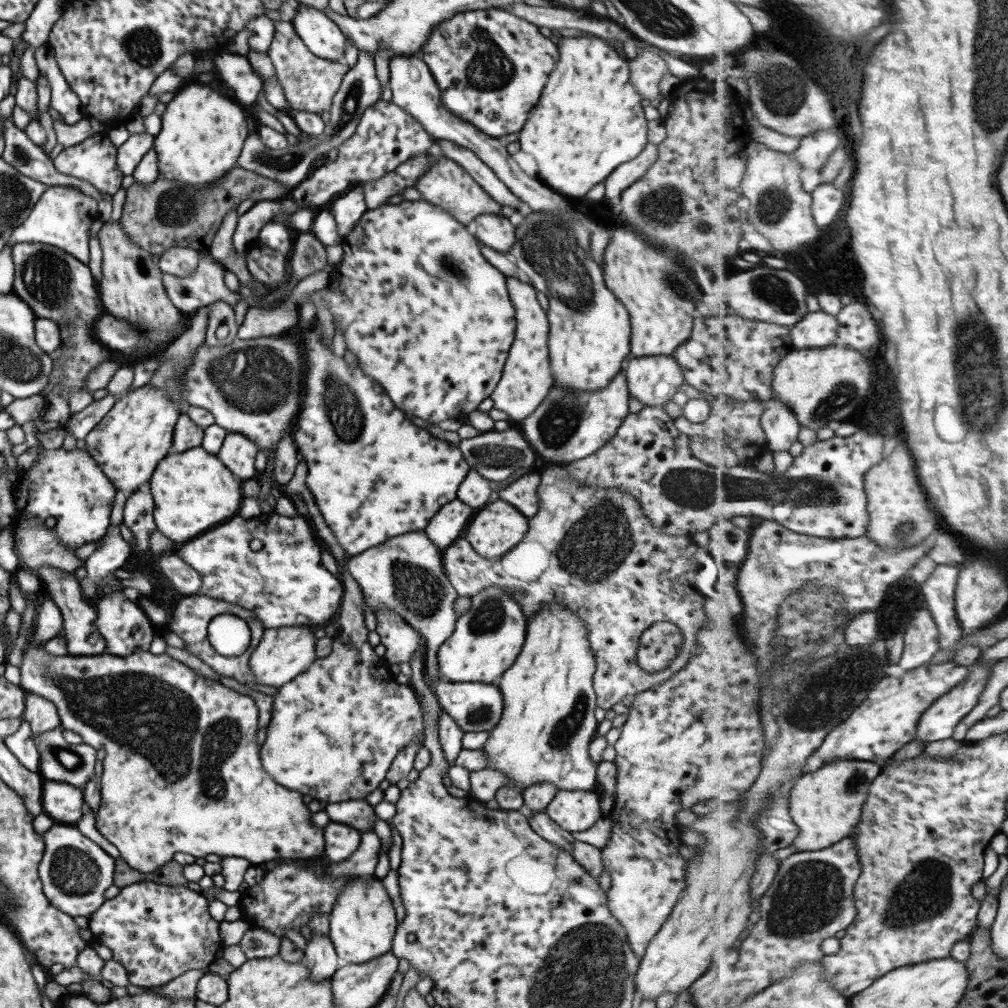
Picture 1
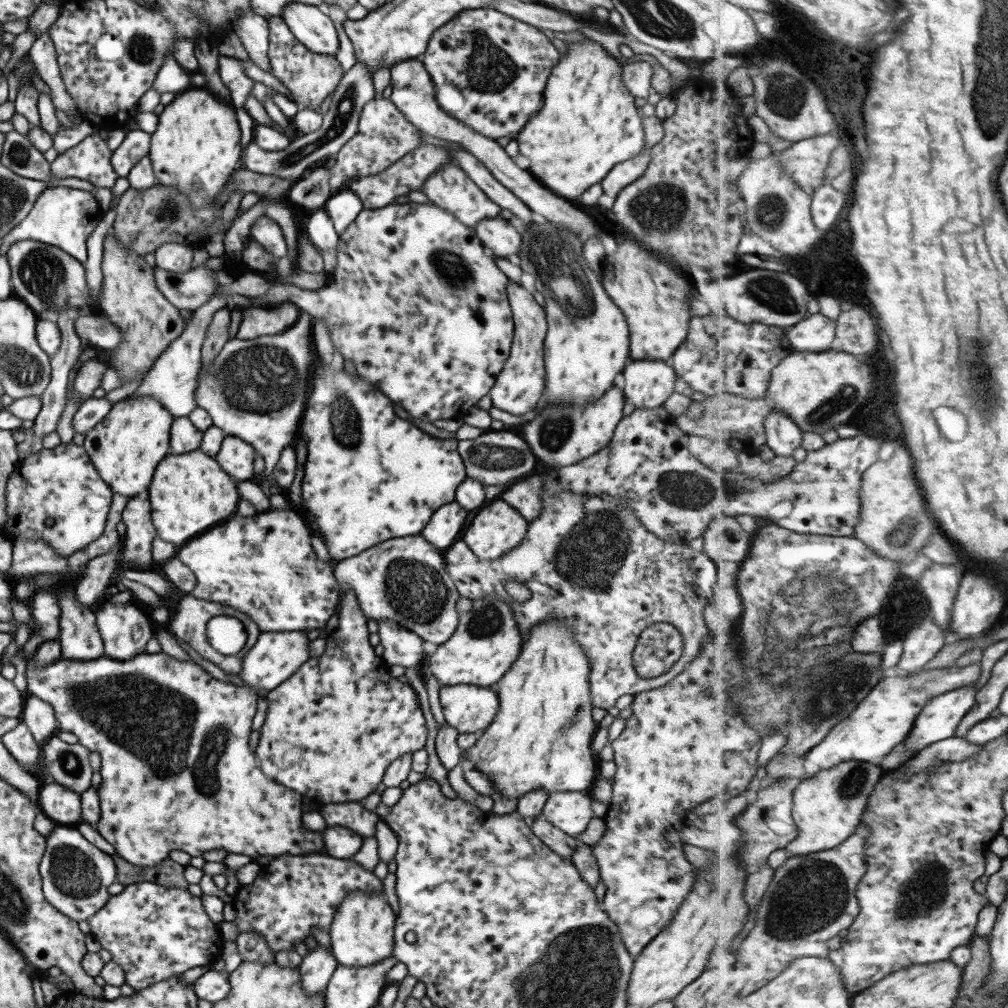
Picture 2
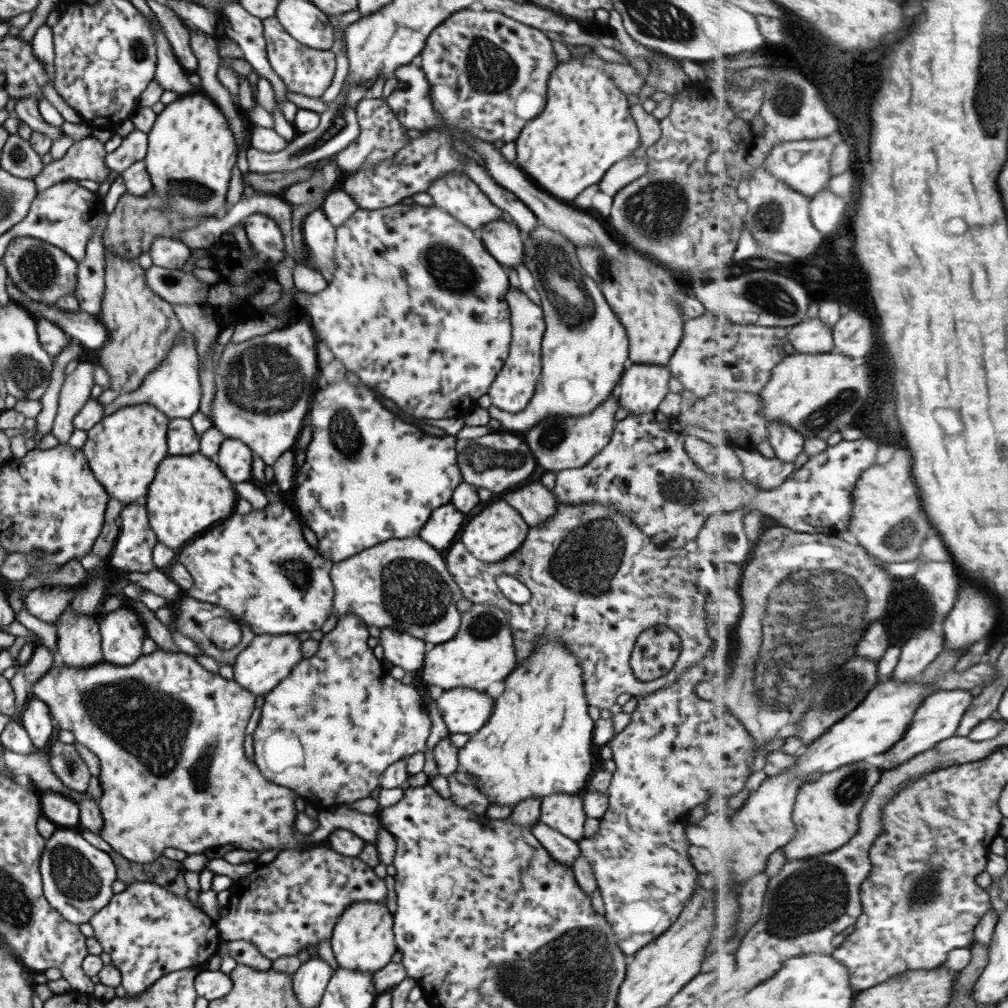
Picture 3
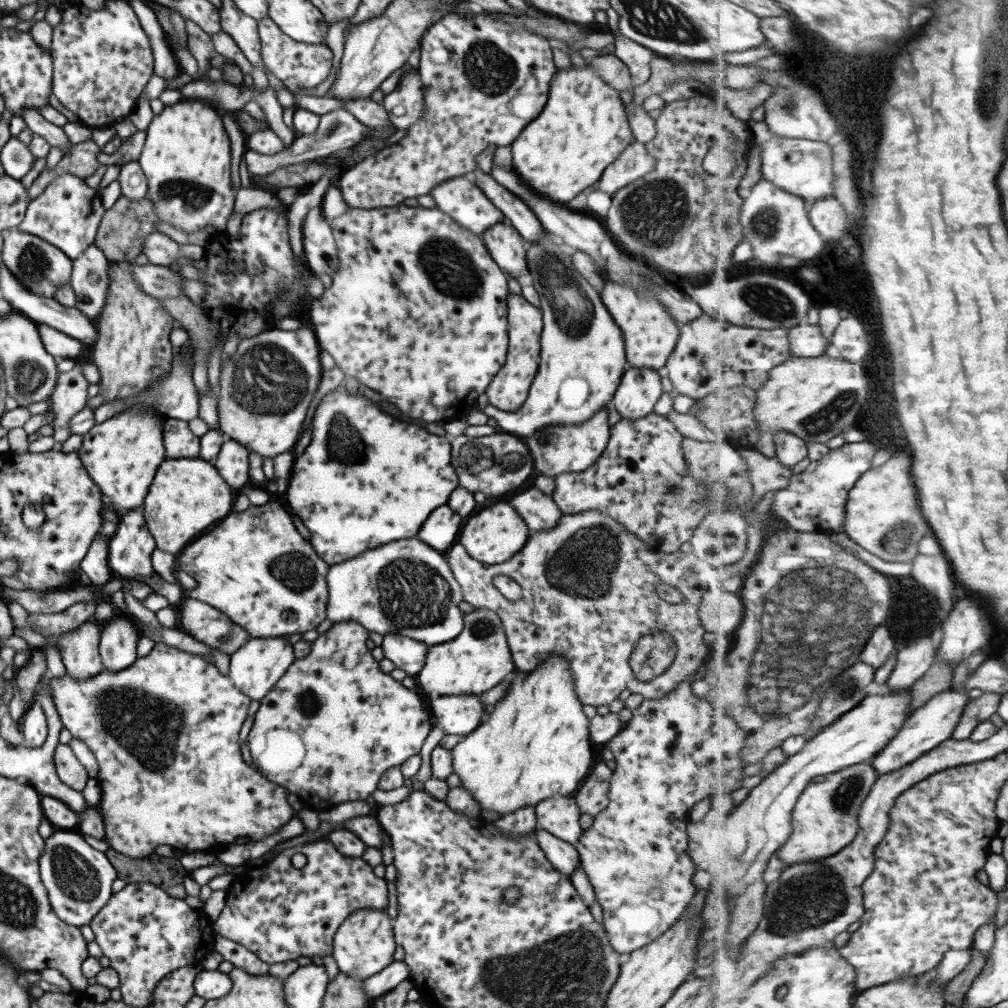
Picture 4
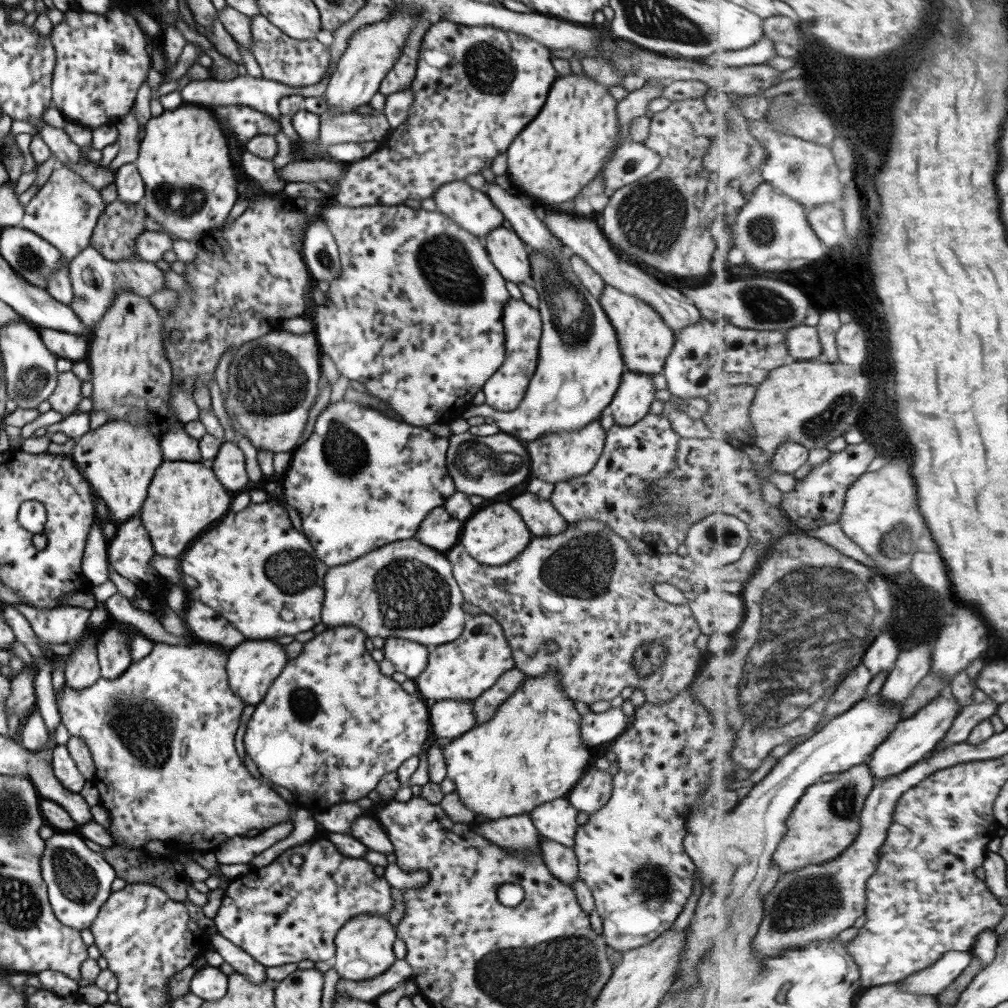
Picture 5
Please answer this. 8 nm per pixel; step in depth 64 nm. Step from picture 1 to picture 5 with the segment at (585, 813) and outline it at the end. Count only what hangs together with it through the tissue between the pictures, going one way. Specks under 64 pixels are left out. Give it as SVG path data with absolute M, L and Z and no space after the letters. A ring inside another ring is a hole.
M566 797L549 800L528 812L539 836L567 847L574 843L577 813Z

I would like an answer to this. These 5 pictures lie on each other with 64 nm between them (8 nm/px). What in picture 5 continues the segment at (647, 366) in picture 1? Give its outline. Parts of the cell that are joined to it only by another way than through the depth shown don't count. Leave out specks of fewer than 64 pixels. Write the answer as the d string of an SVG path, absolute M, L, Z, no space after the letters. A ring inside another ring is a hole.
M623 372L617 390L607 409L613 416L613 425L629 426L645 418L649 405L655 400L655 388L647 374Z

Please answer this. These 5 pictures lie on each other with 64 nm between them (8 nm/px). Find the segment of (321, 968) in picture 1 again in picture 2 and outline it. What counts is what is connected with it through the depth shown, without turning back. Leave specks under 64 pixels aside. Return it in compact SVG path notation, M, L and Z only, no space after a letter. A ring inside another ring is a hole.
M319 944L314 949L307 950L298 966L299 984L303 992L307 996L323 992L337 964L331 950L325 950Z

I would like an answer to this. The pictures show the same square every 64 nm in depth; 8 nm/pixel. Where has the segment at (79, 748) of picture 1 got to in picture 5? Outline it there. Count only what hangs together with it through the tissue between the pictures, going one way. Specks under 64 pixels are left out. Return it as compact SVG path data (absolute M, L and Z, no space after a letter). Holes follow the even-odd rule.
M55 745L51 750L51 768L58 784L67 792L79 793L85 779L77 770L77 764L69 756L66 745Z

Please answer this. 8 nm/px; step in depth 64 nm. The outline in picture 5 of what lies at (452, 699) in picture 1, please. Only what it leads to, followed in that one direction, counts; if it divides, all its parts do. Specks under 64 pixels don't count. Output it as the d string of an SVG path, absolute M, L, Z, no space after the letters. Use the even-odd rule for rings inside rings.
M437 700L428 703L428 723L433 739L457 738L474 727L469 700Z

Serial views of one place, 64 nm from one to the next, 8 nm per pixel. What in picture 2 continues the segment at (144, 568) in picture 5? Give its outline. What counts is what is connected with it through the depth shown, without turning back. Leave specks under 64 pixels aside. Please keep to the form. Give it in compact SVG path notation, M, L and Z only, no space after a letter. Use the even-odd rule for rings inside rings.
M146 493L129 498L121 512L125 535L119 538L119 564L133 571L149 571L152 563L151 542L156 536L151 524L151 508Z

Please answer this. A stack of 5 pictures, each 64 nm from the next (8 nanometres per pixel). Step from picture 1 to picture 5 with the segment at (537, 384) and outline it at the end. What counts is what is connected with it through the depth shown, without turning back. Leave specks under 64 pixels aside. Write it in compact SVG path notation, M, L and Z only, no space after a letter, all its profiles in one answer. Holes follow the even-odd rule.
M510 299L503 308L501 322L505 336L505 358L501 366L485 381L483 392L484 403L493 410L509 412L523 399L531 375L535 370L538 357L538 342L542 322L538 310L531 308L522 300Z

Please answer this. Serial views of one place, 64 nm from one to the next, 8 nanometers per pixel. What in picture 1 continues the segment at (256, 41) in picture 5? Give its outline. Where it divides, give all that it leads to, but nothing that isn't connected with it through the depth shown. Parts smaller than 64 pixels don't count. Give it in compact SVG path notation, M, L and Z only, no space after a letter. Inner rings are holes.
M273 20L273 39L266 50L267 58L273 64L275 76L279 80L282 91L289 107L294 112L305 111L315 114L321 114L323 110L331 107L331 99L335 92L339 90L343 75L349 70L349 67L342 61L333 61L315 56L301 42L301 38L291 26L290 21Z

